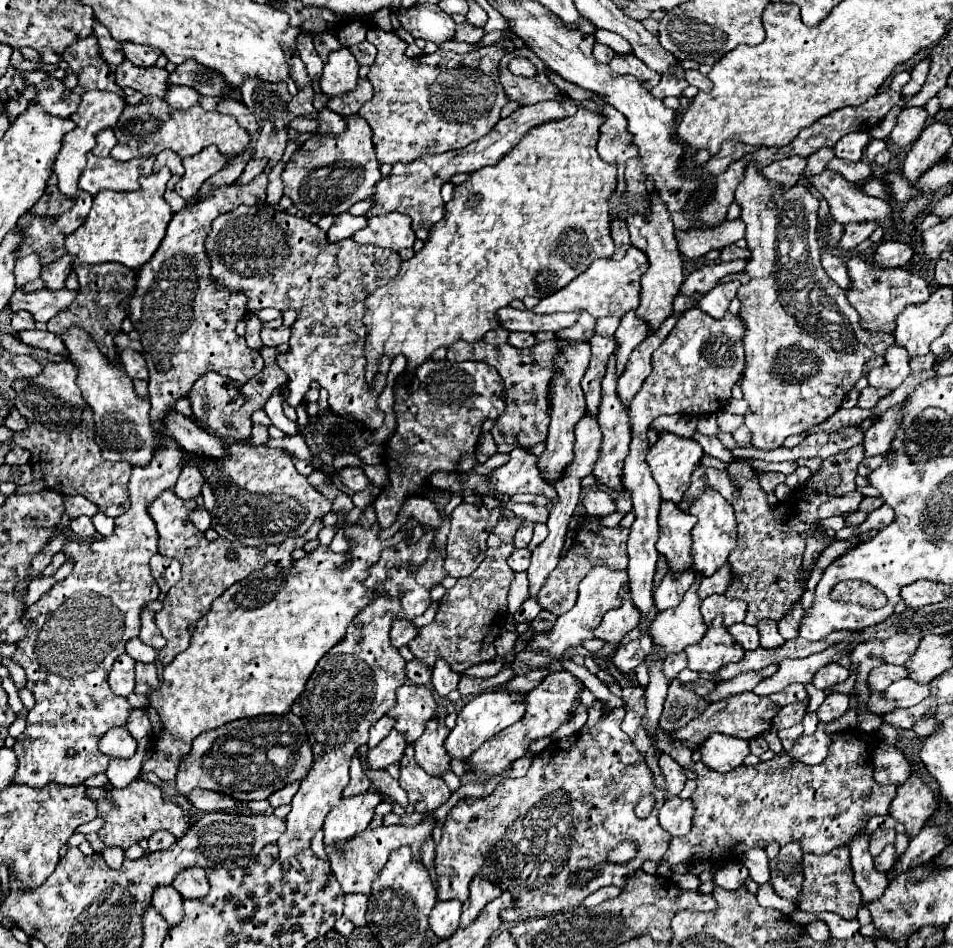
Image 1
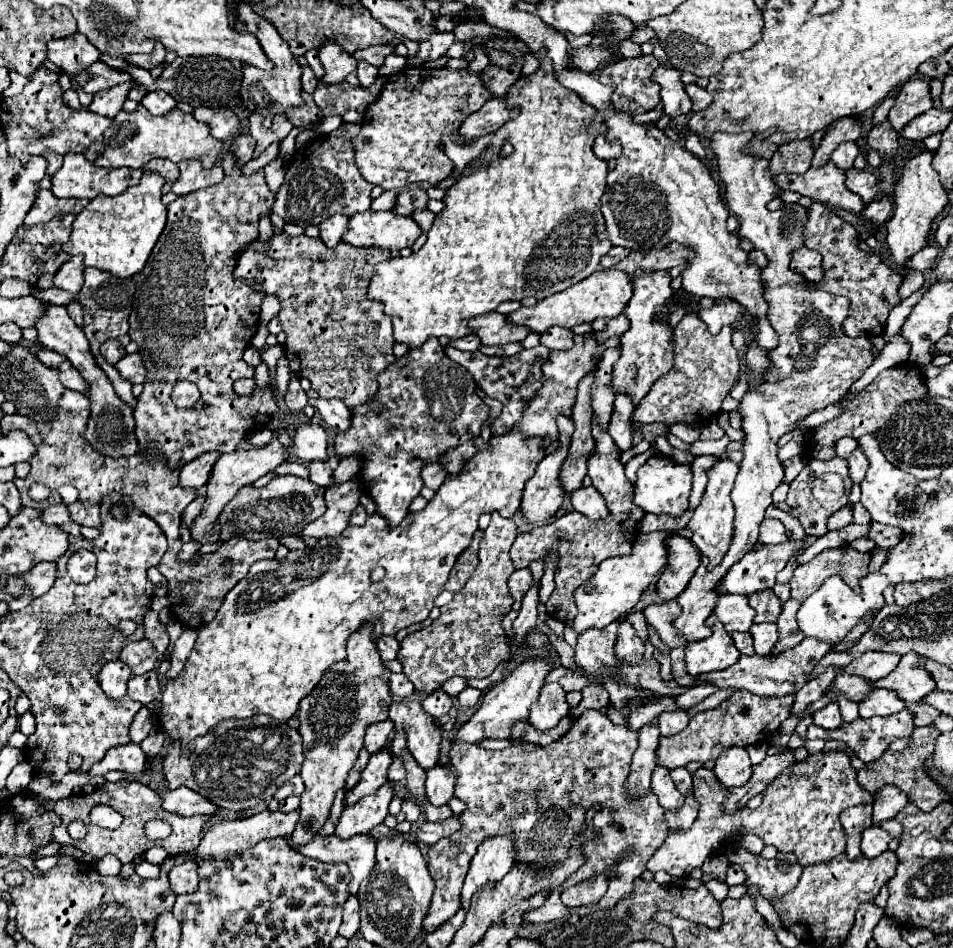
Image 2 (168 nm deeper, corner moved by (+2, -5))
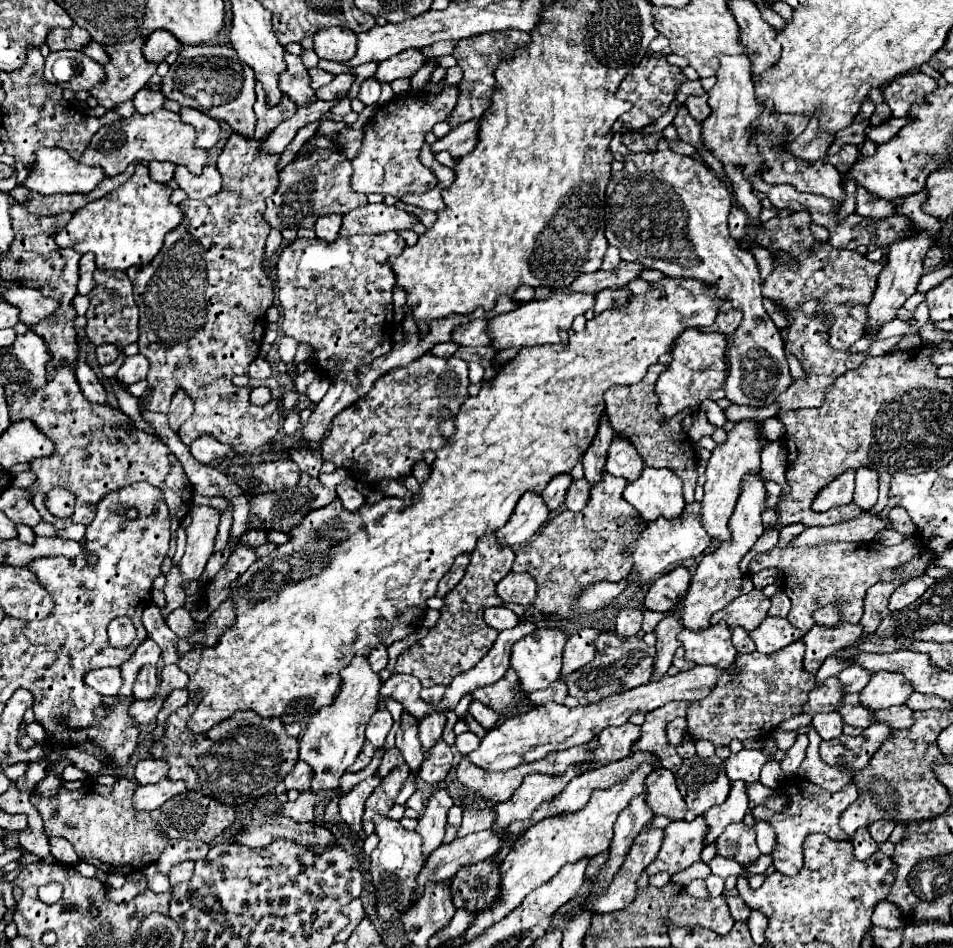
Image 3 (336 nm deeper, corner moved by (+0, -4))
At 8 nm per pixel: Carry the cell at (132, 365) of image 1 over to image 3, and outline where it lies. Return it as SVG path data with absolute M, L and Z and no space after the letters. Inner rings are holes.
M135 354L135 356L125 358L125 362L123 362L123 366L119 368L119 372L117 372L115 378L117 378L121 384L131 386L131 384L135 384L135 382L139 382L139 380L145 380L147 370L149 370L149 360L147 360L143 354Z

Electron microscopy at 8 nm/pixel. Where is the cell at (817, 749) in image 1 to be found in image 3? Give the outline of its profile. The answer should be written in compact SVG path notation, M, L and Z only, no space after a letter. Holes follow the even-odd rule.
M737 780L731 784L731 792L729 792L727 800L719 806L709 808L709 812L703 814L709 820L709 836L707 836L705 844L711 844L717 836L721 836L729 824L741 822L743 816L747 814L747 810L749 810L747 782Z

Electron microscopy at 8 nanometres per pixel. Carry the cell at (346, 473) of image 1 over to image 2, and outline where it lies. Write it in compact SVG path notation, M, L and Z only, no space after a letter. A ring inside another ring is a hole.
M311 461L311 463L307 465L307 469L309 469L309 479L311 479L315 485L319 485L319 487L329 487L329 485L333 483L333 479L331 479L333 469L331 469L327 463L323 463L323 461Z

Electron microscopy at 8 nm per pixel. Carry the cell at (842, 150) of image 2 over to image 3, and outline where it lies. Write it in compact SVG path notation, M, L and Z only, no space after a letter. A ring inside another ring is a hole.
M847 144L847 146L843 146L837 154L827 156L825 160L827 160L829 164L833 164L833 166L845 176L845 174L849 172L849 168L857 162L857 158L859 158L859 148L853 146L853 144Z

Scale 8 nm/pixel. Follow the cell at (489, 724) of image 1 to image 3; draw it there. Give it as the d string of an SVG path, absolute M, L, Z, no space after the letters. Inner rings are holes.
M537 628L533 634L525 636L523 640L519 640L513 646L511 668L519 676L519 688L521 688L521 692L531 694L533 690L547 688L549 684L553 684L555 680L559 680L559 676L561 676L561 656L563 656L565 642L567 642L567 636L561 630L555 630L555 628L543 628L543 630L539 630Z

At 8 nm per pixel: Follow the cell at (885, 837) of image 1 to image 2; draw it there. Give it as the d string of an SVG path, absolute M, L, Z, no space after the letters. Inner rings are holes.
M871 827L863 831L863 839L861 839L861 849L865 857L877 857L883 851L887 851L891 837L881 829L881 827Z

